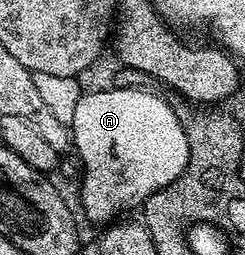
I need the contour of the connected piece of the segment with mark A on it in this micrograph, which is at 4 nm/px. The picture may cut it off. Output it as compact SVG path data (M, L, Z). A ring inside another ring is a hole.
M112 87L97 89L94 93L82 92L75 107L75 119L71 123L73 149L81 158L85 172L79 183L81 205L88 219L107 225L119 215L135 206L137 208L151 194L169 186L183 175L189 162L189 144L185 128L177 118L177 109L169 106L161 97L148 93L145 87L119 90Z

